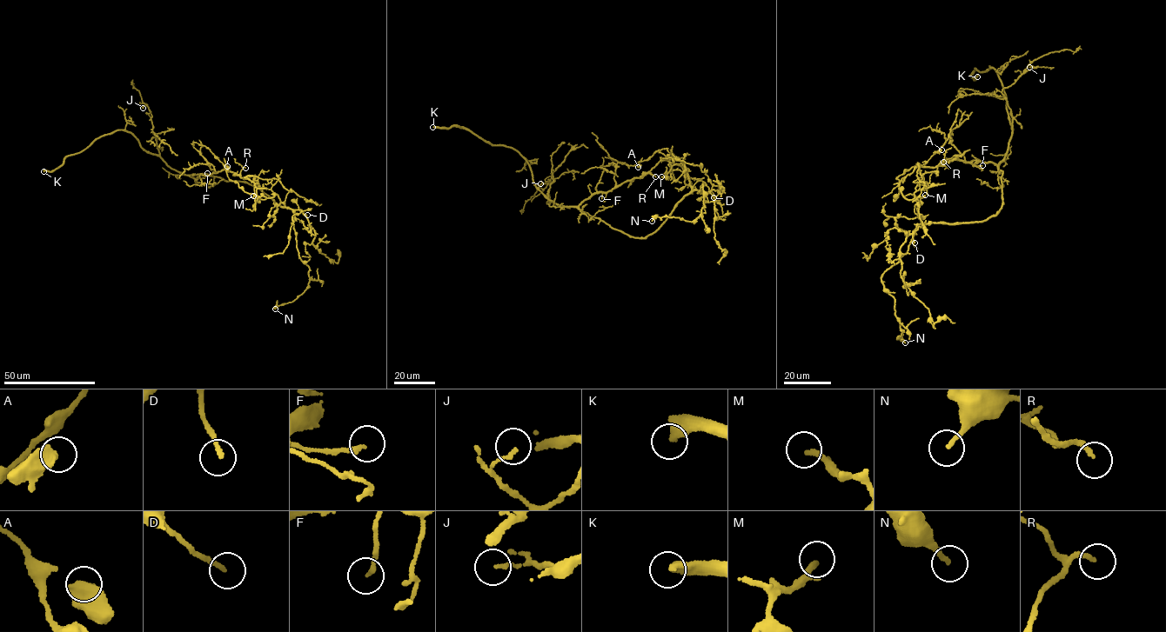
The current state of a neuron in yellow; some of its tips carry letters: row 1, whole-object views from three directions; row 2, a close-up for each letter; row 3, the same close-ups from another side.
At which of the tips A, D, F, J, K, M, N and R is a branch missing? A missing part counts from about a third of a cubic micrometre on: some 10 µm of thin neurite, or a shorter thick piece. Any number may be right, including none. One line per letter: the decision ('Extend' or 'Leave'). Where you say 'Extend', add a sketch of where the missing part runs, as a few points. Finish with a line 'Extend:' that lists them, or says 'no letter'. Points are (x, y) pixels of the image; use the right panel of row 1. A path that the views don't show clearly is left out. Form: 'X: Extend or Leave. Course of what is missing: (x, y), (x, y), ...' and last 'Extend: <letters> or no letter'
A: Leave
D: Extend
F: Leave
J: Leave
K: Extend
M: Extend
N: Leave
R: Extend. Course of what is missing: (943, 162), (952, 172)
Extend: D, K, M, R

